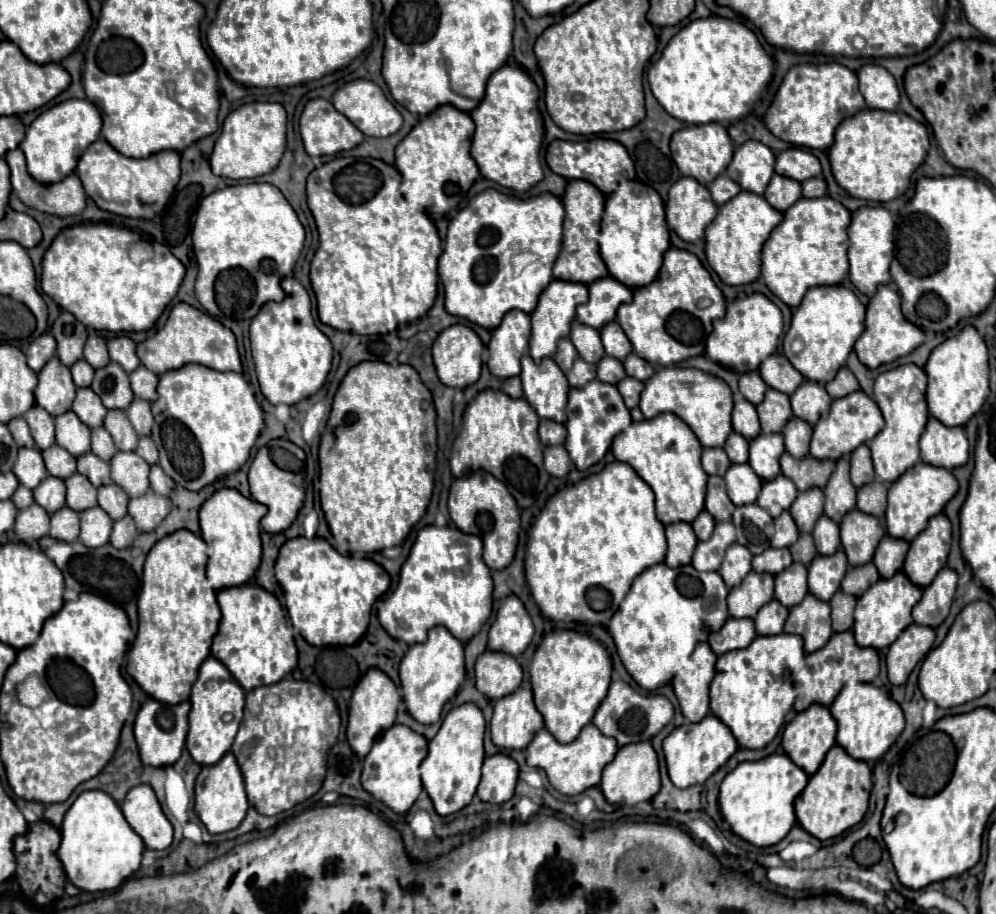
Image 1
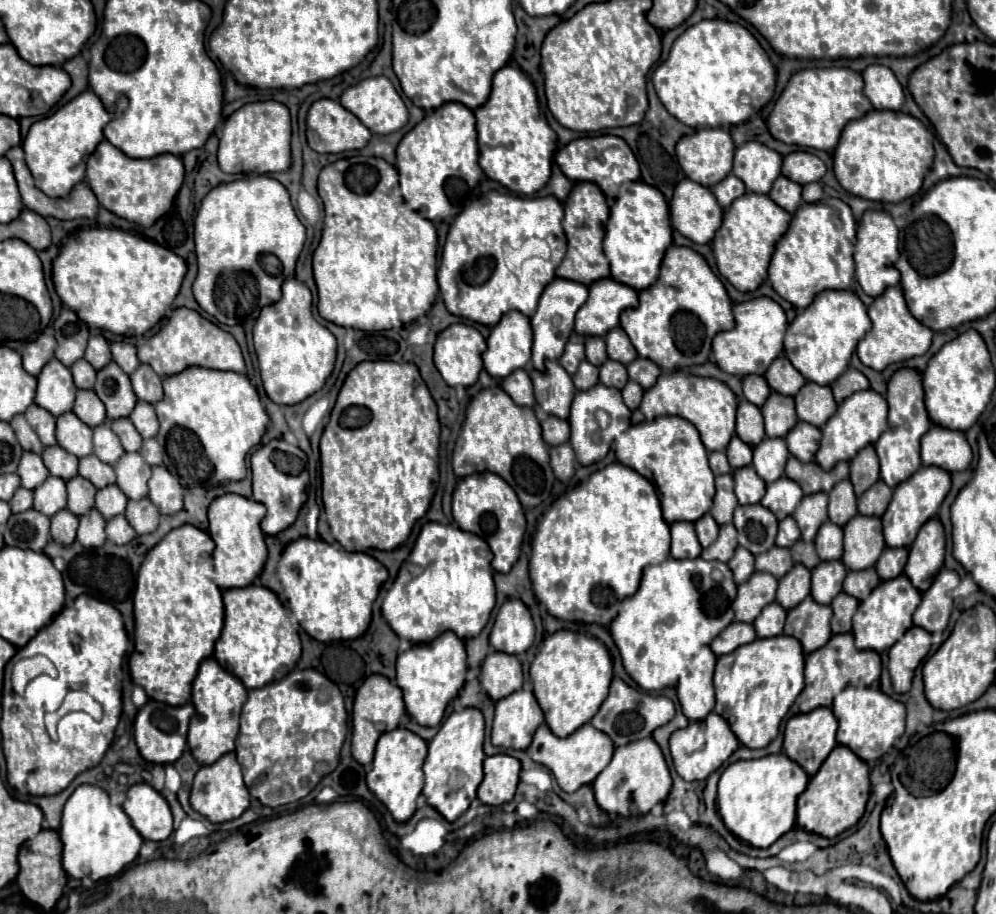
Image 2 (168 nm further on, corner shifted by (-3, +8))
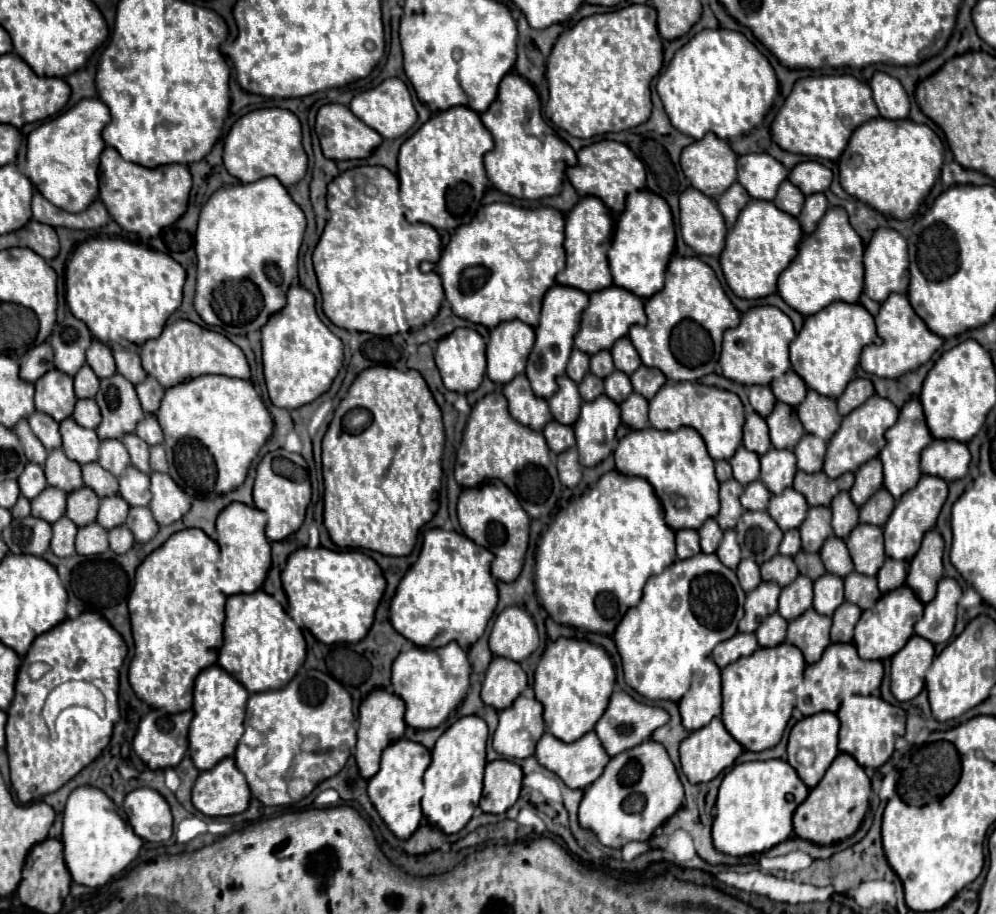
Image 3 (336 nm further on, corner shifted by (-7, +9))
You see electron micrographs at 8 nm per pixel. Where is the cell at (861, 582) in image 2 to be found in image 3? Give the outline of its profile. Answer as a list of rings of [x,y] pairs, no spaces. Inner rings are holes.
[[[855,571],[845,577],[845,601],[855,603],[861,609],[871,609],[879,597],[881,591],[875,577],[865,577]]]

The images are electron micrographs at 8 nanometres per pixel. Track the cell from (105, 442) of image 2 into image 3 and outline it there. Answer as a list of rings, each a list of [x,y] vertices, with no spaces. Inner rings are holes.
[[[117,439],[101,441],[99,465],[103,469],[107,469],[109,473],[113,473],[115,477],[121,477],[121,473],[129,467],[129,453],[127,453],[125,445],[121,445],[121,441],[117,441]]]

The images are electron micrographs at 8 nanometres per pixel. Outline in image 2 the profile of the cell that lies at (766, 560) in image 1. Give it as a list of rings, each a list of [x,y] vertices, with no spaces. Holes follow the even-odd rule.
[[[773,546],[773,550],[767,550],[765,554],[759,554],[755,558],[755,566],[759,572],[769,572],[769,574],[781,578],[791,570],[793,558],[791,558],[789,550],[781,550],[779,546]]]

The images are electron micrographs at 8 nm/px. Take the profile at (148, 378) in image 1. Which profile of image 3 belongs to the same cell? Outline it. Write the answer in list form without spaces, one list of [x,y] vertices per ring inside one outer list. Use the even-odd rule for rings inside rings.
[[[147,377],[135,389],[137,389],[137,395],[139,395],[143,411],[149,413],[149,415],[155,415],[157,409],[159,409],[159,405],[161,405],[163,393],[165,393],[165,389],[159,385],[159,381],[153,379],[153,377]]]

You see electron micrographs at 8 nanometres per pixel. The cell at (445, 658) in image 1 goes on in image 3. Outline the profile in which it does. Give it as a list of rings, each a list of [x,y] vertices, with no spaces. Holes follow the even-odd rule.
[[[453,641],[439,649],[413,647],[393,661],[391,687],[405,703],[405,723],[417,731],[439,727],[461,705],[470,686],[471,665],[467,653]]]

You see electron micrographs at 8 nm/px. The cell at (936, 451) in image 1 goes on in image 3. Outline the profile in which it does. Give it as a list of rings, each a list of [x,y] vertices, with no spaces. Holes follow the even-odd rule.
[[[935,439],[921,453],[921,471],[951,483],[967,475],[969,461],[971,461],[971,455],[965,443]]]

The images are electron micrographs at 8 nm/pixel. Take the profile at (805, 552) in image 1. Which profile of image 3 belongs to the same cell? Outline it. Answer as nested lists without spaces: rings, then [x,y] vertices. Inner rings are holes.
[[[799,551],[795,557],[793,557],[795,565],[799,567],[799,573],[809,577],[811,581],[815,581],[817,577],[821,577],[825,573],[825,567],[823,567],[823,561],[819,557],[819,553],[805,553],[805,551]]]

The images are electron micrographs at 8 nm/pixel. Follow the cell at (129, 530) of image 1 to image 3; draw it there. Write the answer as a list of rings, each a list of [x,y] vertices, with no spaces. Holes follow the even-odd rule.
[[[125,525],[109,531],[109,547],[111,547],[113,553],[121,553],[123,555],[133,547],[133,543],[135,543],[135,539],[133,539],[131,531]]]

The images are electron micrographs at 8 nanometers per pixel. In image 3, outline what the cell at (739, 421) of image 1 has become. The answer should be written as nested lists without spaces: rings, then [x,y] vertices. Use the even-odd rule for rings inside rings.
[[[749,413],[745,427],[743,427],[743,445],[745,449],[761,455],[771,449],[769,441],[769,429],[765,425],[765,419],[757,413]]]

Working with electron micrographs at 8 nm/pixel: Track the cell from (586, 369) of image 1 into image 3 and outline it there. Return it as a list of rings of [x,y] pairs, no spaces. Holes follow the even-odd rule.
[[[593,373],[585,375],[585,381],[581,381],[579,385],[579,393],[583,397],[583,401],[593,401],[599,395],[603,395],[603,379],[595,377]]]

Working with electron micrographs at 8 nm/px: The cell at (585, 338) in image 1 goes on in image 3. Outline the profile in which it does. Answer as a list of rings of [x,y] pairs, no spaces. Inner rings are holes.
[[[605,351],[605,353],[595,353],[591,357],[591,373],[605,379],[611,371],[613,371],[613,359],[611,359],[611,353]]]

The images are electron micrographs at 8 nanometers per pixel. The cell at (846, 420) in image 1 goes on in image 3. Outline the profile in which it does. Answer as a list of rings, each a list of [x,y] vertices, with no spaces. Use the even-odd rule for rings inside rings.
[[[879,395],[869,397],[865,405],[859,405],[853,413],[843,417],[839,431],[827,443],[827,457],[825,457],[823,471],[829,477],[837,479],[843,473],[849,473],[849,471],[855,473],[865,461],[877,457],[879,451],[885,447],[885,431],[895,425],[897,417],[899,417],[899,409],[889,399],[883,399]]]

